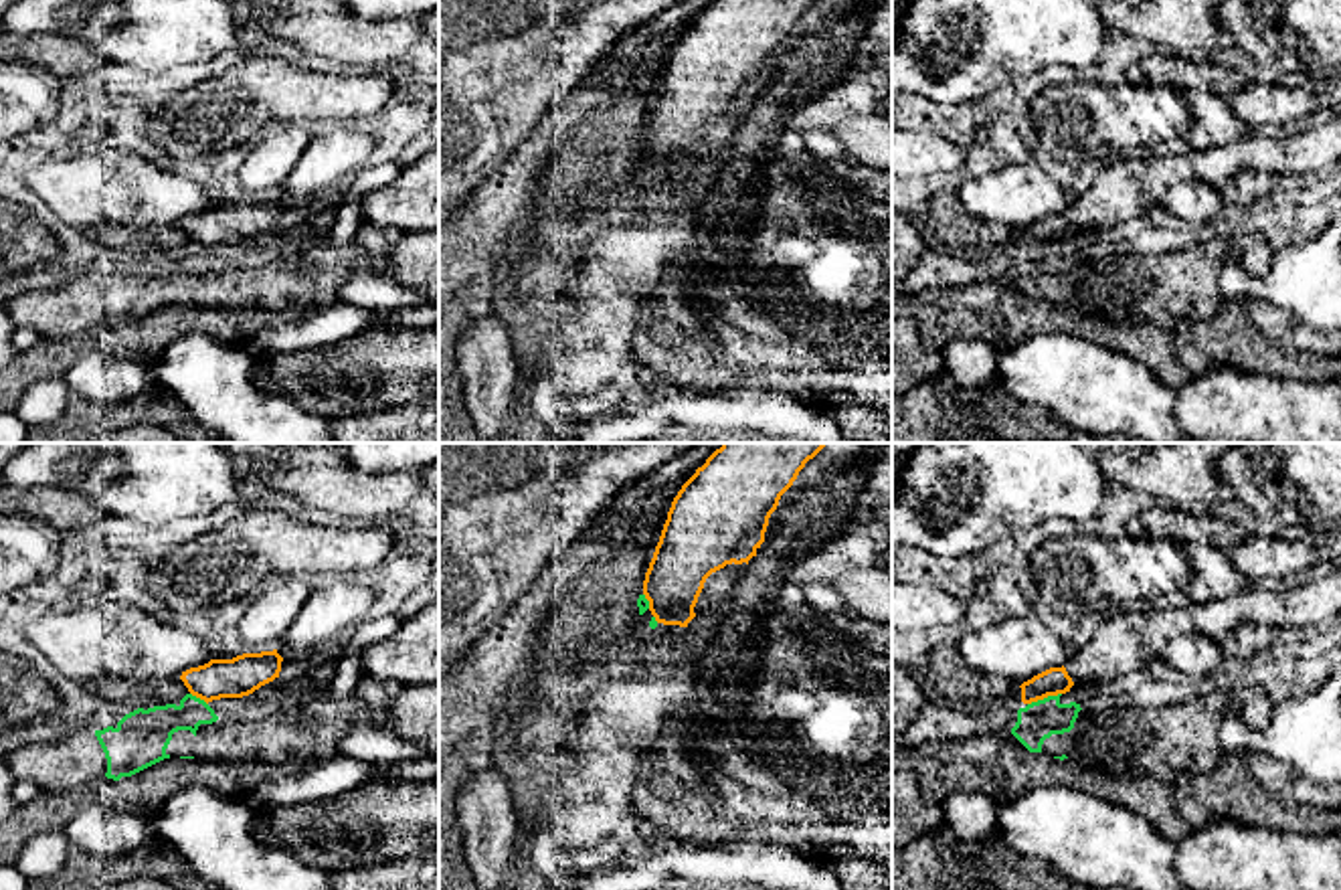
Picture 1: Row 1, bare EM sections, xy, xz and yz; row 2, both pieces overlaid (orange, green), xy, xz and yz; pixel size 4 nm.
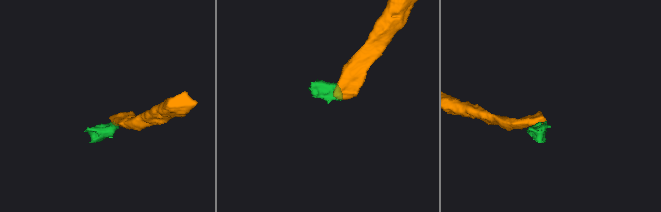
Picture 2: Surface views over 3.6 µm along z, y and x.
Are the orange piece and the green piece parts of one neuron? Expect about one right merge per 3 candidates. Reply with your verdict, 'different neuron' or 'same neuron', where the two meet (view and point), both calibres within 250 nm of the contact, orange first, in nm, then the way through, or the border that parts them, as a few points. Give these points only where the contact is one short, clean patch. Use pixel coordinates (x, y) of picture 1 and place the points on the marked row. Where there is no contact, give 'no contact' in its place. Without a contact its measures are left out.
different neuron | yz (1044, 696) | 110/160 nm | along yz (1060, 692), (1028, 704)

